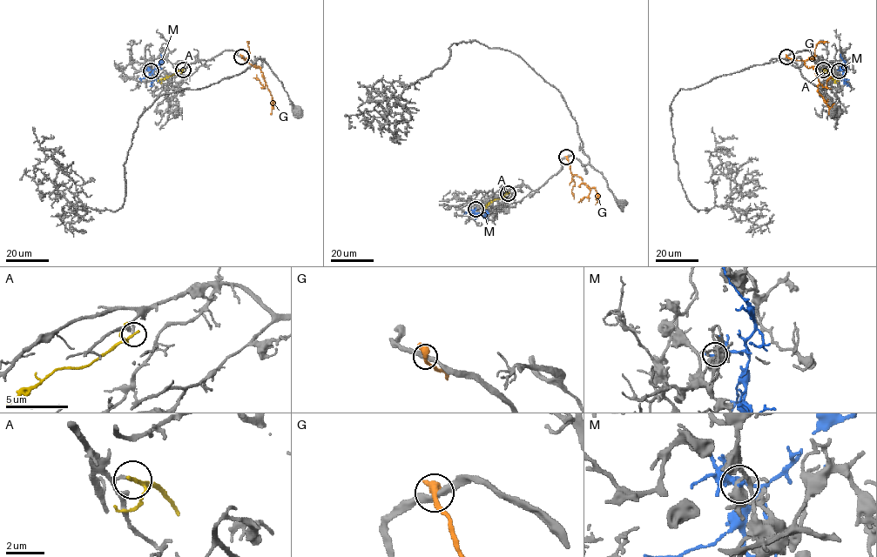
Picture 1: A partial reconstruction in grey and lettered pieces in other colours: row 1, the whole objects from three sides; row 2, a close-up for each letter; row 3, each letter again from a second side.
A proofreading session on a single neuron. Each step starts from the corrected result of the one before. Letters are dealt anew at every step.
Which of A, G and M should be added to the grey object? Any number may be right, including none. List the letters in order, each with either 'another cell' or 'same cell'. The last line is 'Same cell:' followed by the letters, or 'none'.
A: another cell
G: another cell
M: another cell
Same cell: none

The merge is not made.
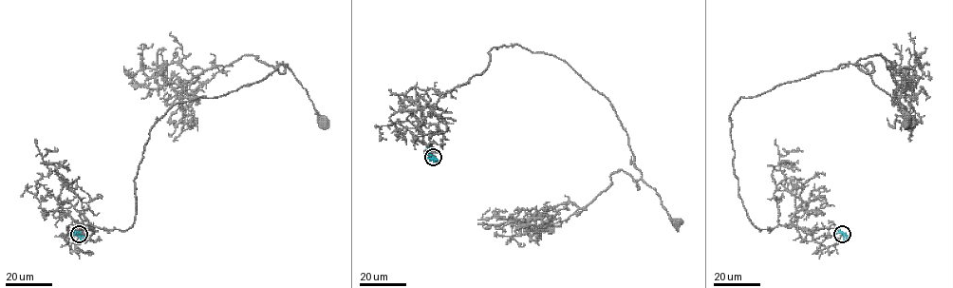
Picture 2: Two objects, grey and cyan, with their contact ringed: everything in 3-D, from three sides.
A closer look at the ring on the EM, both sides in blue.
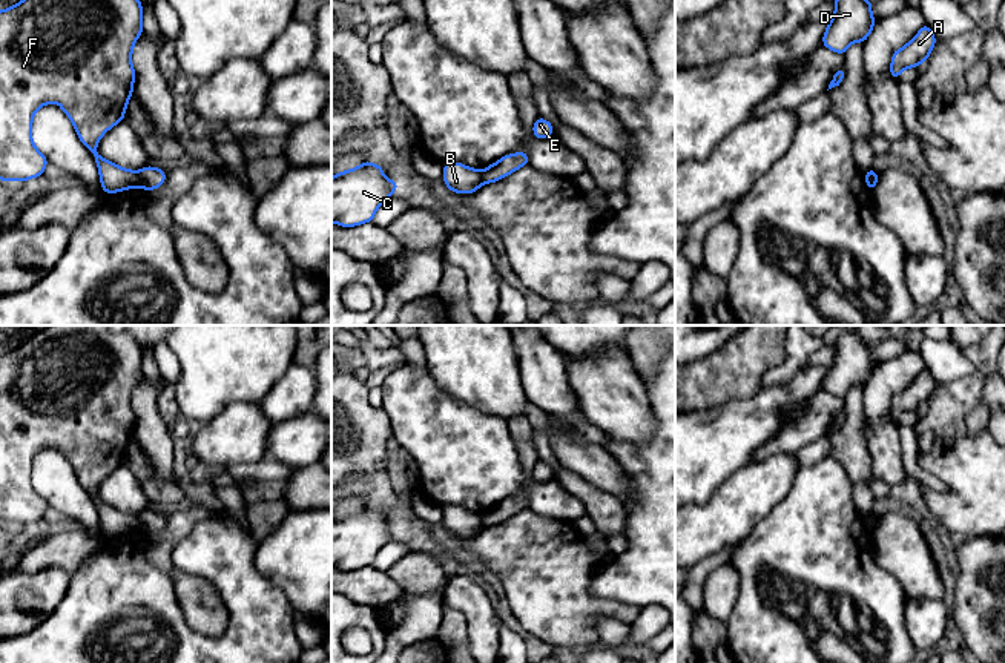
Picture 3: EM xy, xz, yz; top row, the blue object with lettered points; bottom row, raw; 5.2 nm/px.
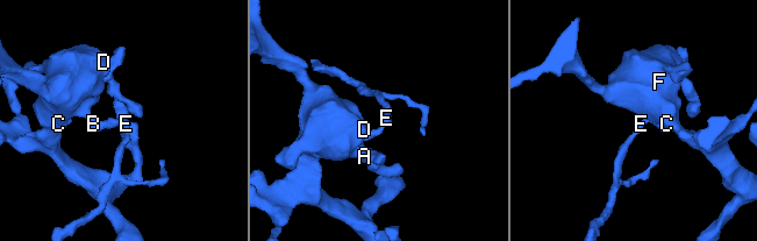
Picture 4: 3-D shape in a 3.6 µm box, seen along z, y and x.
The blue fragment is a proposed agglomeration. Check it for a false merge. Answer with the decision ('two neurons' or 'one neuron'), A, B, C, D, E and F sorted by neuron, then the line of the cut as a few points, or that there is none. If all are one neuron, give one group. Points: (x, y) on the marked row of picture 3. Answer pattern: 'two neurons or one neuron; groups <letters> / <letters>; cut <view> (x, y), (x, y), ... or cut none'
two neurons; groups A B C D F / E; cut xy (137, 172), (141, 186)

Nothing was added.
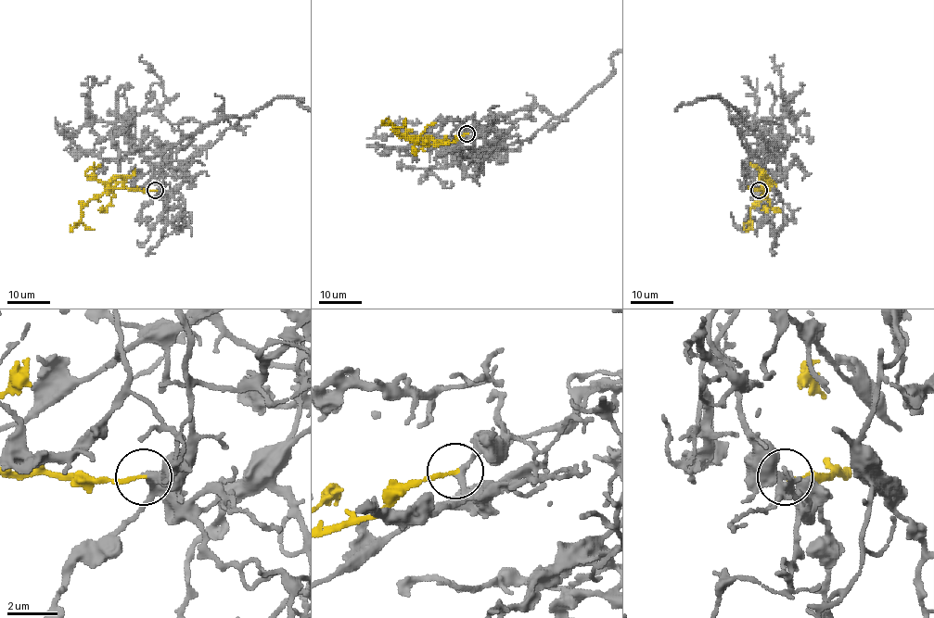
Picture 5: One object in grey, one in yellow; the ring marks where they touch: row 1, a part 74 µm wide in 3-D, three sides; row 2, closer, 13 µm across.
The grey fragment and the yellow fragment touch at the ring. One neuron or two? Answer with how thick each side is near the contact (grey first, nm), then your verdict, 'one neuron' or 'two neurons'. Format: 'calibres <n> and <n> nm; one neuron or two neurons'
calibres 240 and 150 nm; one neuron

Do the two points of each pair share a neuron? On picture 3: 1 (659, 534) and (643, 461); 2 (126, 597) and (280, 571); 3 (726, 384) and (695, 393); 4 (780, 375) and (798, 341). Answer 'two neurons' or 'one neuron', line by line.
1: one neuron
2: two neurons
3: one neuron
4: one neuron

